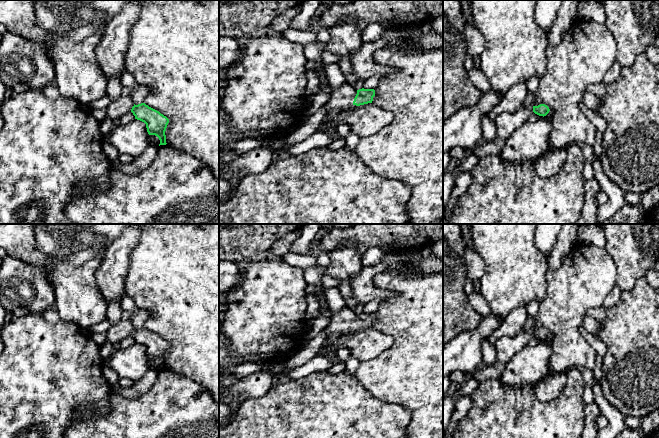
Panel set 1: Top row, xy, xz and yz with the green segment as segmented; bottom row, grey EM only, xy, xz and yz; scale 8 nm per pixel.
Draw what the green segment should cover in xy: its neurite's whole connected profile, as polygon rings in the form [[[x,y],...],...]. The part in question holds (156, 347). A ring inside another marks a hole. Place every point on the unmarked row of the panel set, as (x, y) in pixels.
[[[121,319],[121,321],[116,325],[111,325],[106,332],[106,342],[100,347],[100,354],[103,359],[108,359],[114,352],[114,345],[119,344],[128,336],[132,336],[135,343],[146,348],[149,359],[155,359],[159,362],[159,370],[167,368],[165,355],[169,347],[169,343],[145,327],[135,329],[130,320],[124,319]]]

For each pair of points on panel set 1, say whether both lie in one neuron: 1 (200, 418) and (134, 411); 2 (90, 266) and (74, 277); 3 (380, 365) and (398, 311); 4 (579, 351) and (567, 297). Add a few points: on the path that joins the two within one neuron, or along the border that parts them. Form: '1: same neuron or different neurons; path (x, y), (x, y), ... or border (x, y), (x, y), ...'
1: same neuron; path (184, 418), (150, 418)
2: same neuron; path (86, 270), (78, 277)
3: same neuron; path (395, 355), (403, 347), (402, 326)
4: same neuron; path (567, 338), (567, 310)

